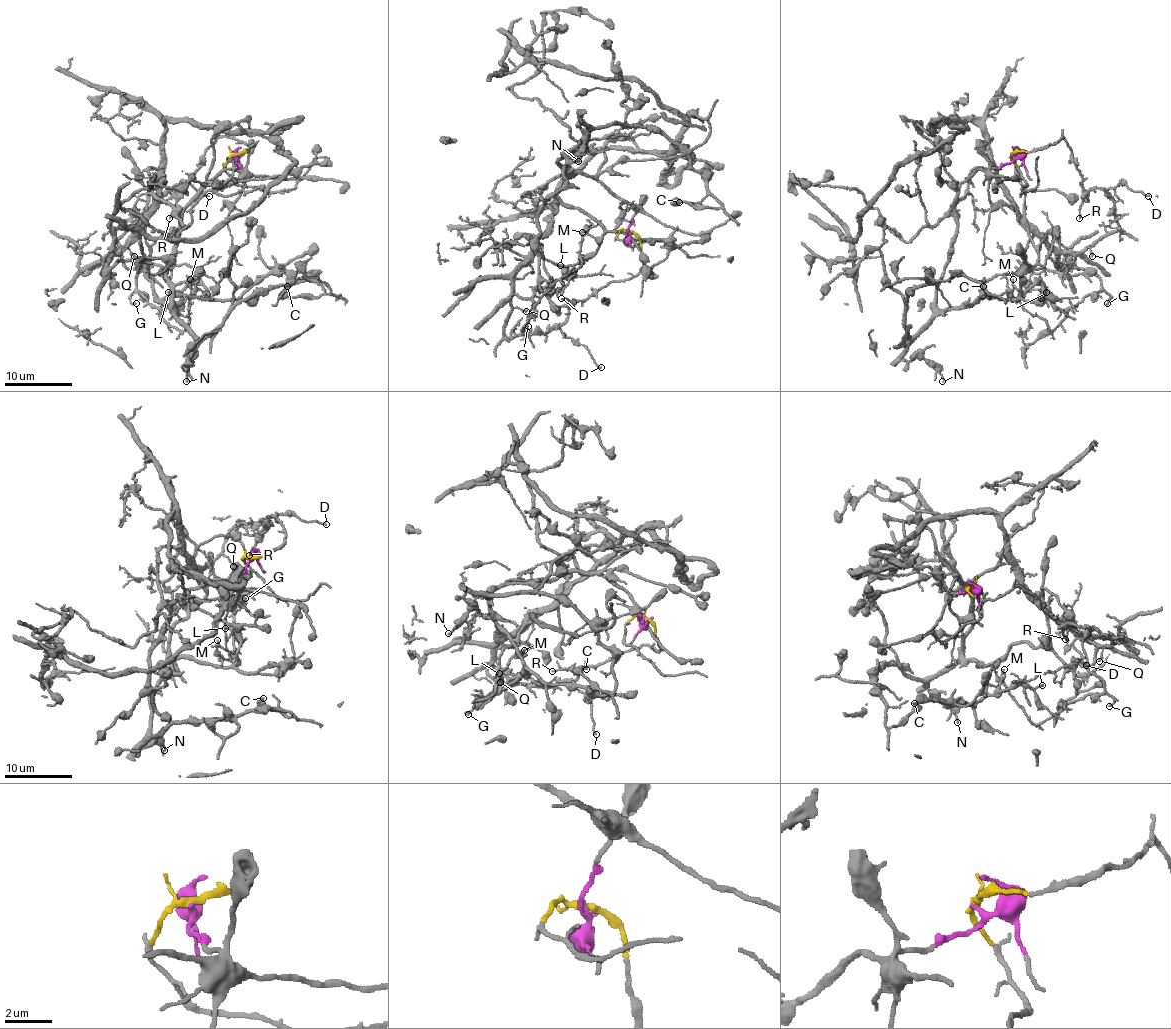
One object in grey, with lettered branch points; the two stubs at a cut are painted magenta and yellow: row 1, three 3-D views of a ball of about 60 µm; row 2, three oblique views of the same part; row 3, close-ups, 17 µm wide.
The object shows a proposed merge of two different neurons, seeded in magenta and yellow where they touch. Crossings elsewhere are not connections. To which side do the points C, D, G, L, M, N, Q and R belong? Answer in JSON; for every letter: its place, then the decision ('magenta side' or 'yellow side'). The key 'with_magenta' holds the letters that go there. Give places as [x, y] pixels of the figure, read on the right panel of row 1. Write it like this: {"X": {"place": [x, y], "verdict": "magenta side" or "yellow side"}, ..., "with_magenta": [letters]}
{"C": {"place": [983, 286], "verdict": "magenta side"}, "D": {"place": [1148, 196], "verdict": "yellow side"}, "G": {"place": [1107, 303], "verdict": "yellow side"}, "L": {"place": [1046, 292], "verdict": "magenta side"}, "M": {"place": [1013, 279], "verdict": "magenta side"}, "N": {"place": [942, 381], "verdict": "magenta side"}, "Q": {"place": [1092, 256], "verdict": "yellow side"}, "R": {"place": [1079, 218], "verdict": "yellow side"}, "with_magenta": ["C", "L", "M", "N"]}

